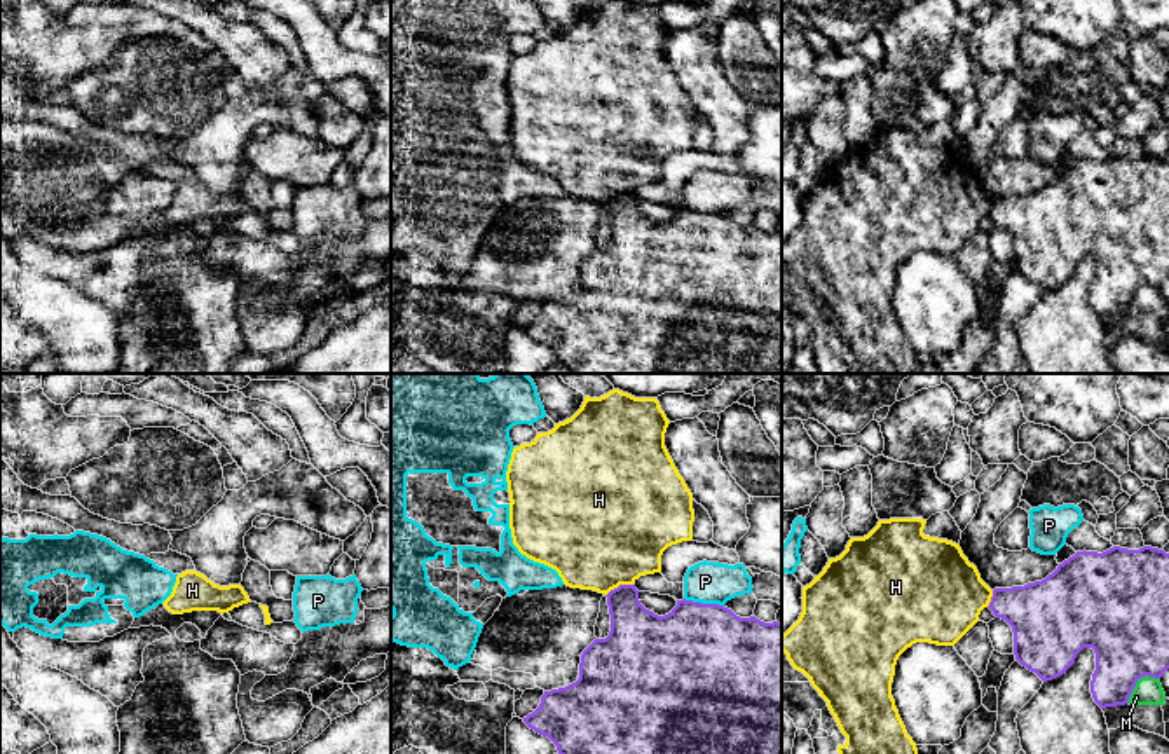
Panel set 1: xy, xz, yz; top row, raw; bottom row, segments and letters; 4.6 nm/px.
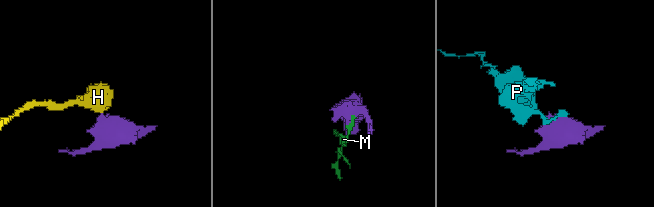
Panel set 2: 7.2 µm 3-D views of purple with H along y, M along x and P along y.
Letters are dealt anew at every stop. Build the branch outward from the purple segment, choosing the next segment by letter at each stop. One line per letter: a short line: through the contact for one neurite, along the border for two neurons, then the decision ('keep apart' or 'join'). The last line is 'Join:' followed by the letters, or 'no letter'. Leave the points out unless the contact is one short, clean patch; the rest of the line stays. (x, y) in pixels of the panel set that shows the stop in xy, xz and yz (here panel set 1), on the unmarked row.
H: xz (632, 192), (622, 192), (606, 205) | keep apart
M: keep apart
P: keep apart
Join: no letter

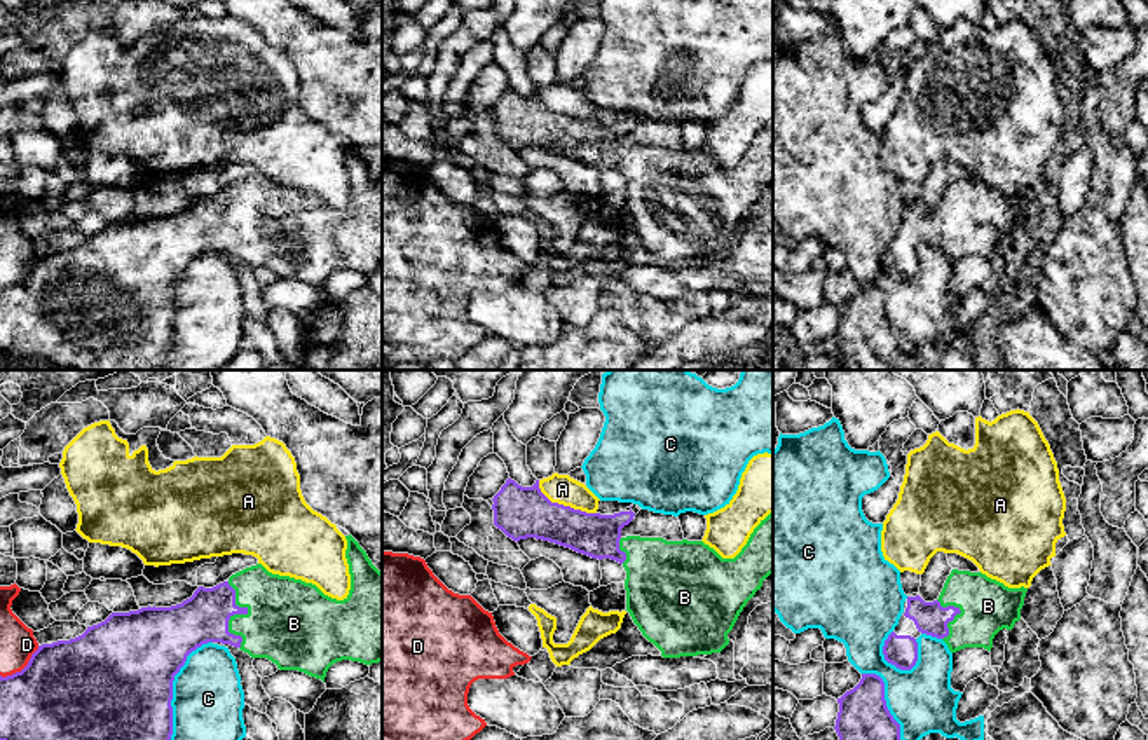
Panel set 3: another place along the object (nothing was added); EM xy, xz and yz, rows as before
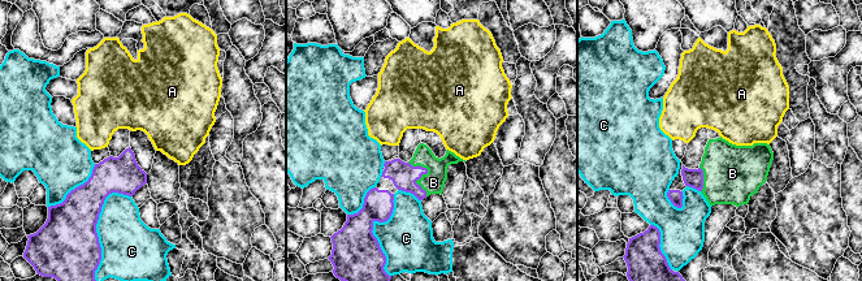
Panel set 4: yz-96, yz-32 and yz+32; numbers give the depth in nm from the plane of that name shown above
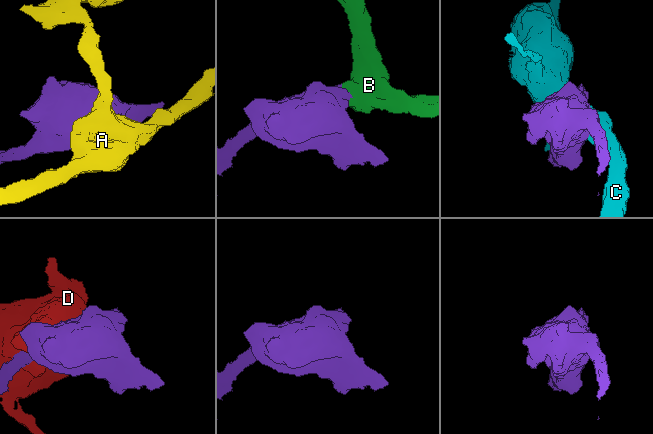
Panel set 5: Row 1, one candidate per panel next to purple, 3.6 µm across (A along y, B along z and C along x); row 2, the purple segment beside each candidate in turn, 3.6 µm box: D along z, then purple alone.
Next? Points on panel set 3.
A: xz (538, 89), (538, 96), (553, 112), (595, 123) | keep apart
B: xy (203, 227), (238, 222), (290, 231) | join
C: keep apart
D: keep apart
Join: B

